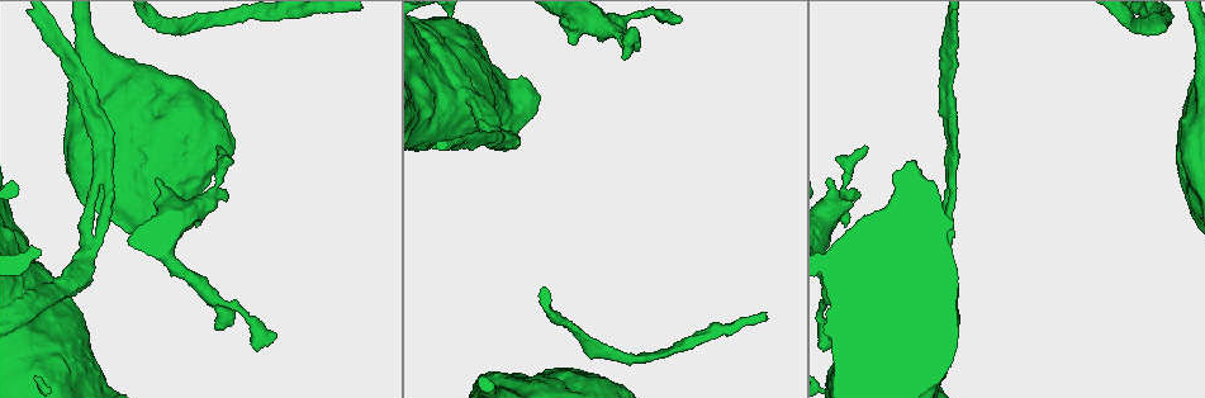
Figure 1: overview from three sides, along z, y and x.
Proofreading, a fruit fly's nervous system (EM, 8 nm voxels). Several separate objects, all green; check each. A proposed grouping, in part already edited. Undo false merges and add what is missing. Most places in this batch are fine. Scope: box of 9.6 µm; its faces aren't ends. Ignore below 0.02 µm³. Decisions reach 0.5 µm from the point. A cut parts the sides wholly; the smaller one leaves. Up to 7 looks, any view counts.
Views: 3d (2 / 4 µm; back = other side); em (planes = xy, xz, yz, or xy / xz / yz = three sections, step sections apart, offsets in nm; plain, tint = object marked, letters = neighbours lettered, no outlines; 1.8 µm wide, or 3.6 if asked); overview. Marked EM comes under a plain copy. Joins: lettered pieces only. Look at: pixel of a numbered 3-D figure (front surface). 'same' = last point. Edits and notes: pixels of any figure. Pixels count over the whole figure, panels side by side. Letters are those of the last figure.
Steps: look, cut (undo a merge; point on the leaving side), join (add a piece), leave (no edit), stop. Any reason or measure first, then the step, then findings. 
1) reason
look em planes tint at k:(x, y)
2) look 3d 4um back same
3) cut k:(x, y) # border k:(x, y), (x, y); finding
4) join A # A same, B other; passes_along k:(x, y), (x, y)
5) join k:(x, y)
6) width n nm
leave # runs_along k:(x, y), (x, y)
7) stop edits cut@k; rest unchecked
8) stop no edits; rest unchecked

an open end
look 3d 4um at 1:(217, 327)

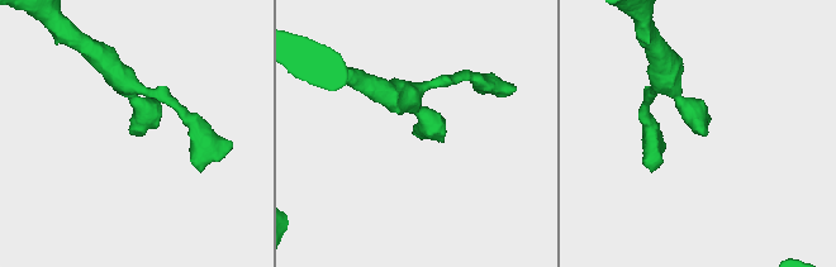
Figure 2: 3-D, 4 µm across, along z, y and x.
look em xz step 8 tint at 2:(417, 137)

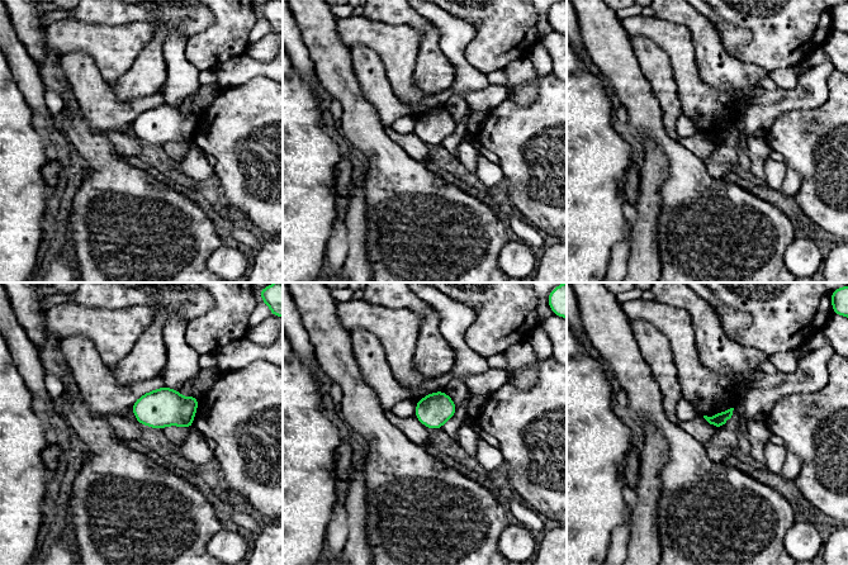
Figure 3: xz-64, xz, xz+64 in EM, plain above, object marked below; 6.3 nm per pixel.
cut it another way
look em planes letters same

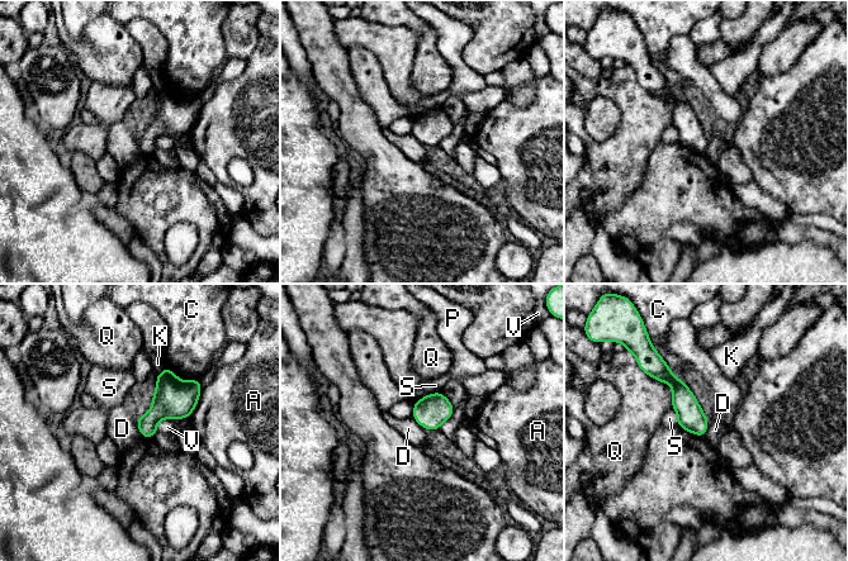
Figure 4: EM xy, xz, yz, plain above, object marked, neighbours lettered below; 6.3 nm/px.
leave # A other, C other, D other, K other, P other, Q other, S other, V other; runs_along 4:(658, 367), (680, 389), (701, 433); no lettered piece goes on from it

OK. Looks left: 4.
closes a loop
look 3d 4um at 1:(96, 177)

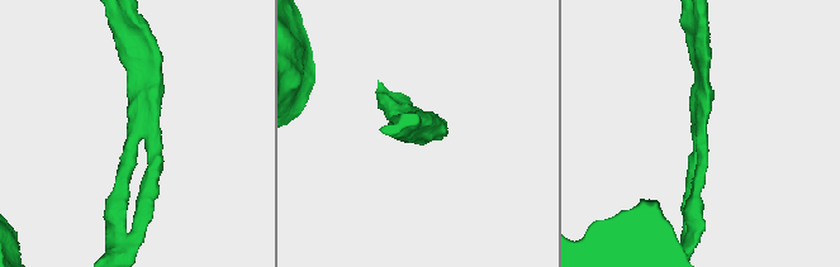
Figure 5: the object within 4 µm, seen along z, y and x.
arm_widths 190, 190 nm; shape alone is not enough
look em yz step 8 tint at 5:(137, 133)

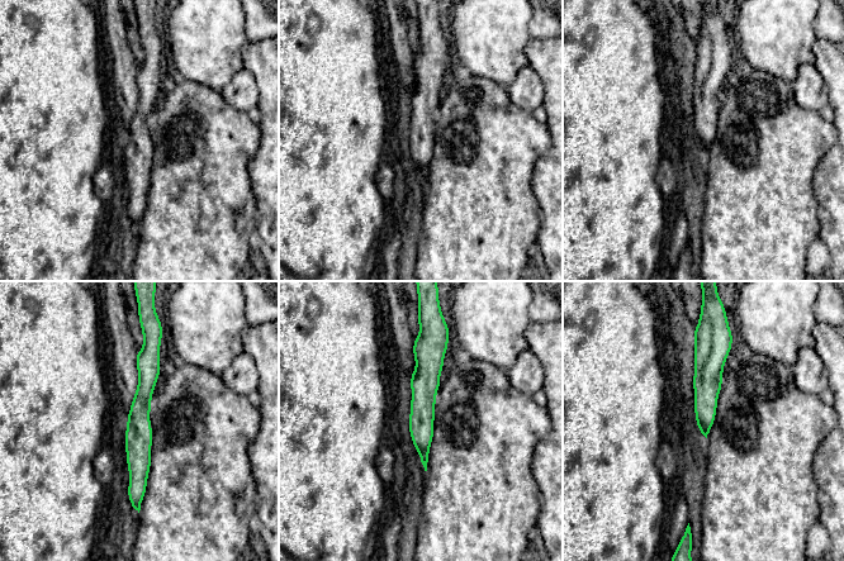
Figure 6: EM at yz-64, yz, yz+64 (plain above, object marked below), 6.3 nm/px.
cut it another way
look em planes letters same

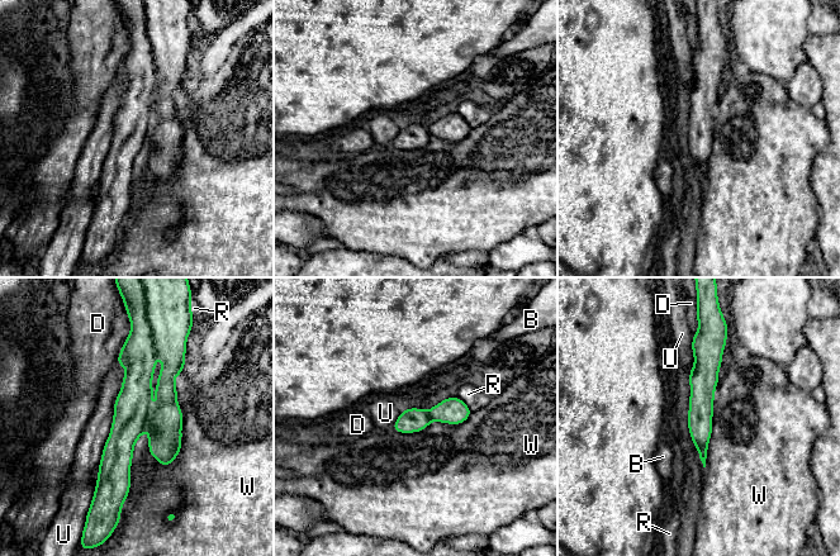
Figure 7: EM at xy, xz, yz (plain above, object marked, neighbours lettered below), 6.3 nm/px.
width 160 nm
leave # B other, D other, R other, U other, W other; runs_along 7:(138, 343), (118, 494); all the same cell

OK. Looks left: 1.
free end
look em planes letters at 1:(215, 147)

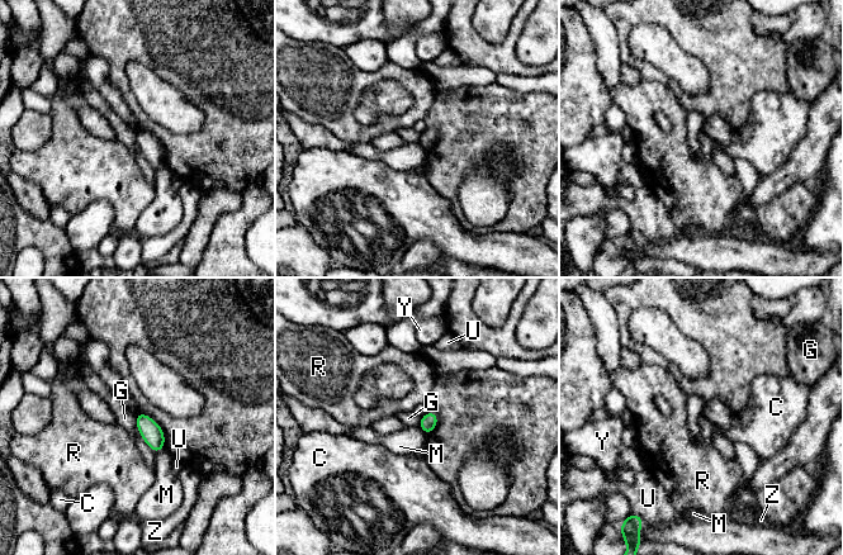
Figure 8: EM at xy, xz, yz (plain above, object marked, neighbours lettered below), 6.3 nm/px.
longest_contact G 110 nm
leave # C other, G other, M other, R other, U other, Y other, Z other; border 8:(135, 416), (138, 431); no lettered piece goes on from it

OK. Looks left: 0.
stop no edits; rest unchecked

